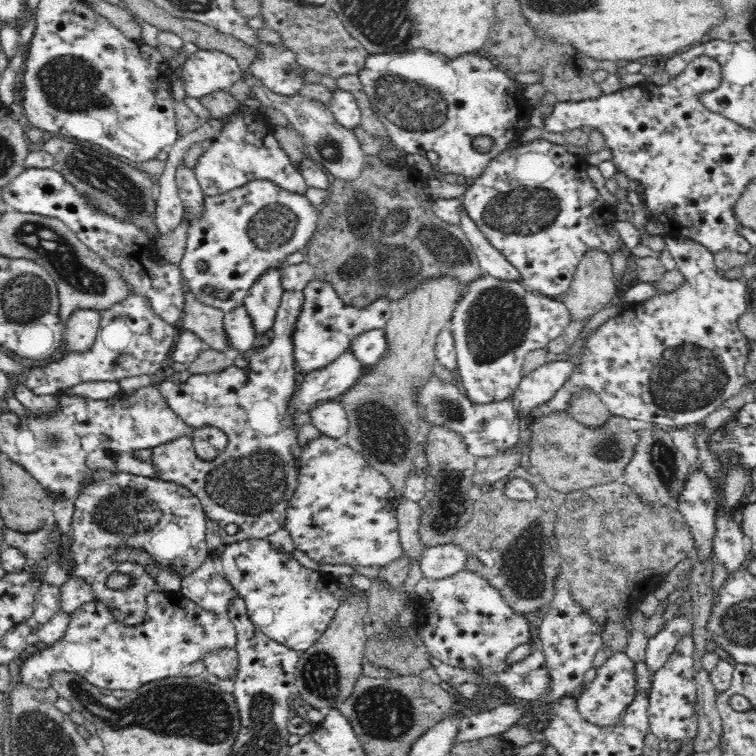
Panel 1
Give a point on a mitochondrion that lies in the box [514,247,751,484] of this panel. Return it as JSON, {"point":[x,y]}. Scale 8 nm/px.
{"point":[686,376]}

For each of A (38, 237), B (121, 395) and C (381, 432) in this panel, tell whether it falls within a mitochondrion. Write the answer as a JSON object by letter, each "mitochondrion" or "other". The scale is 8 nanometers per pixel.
{"A":"mitochondrion","B":"other","C":"mitochondrion"}

